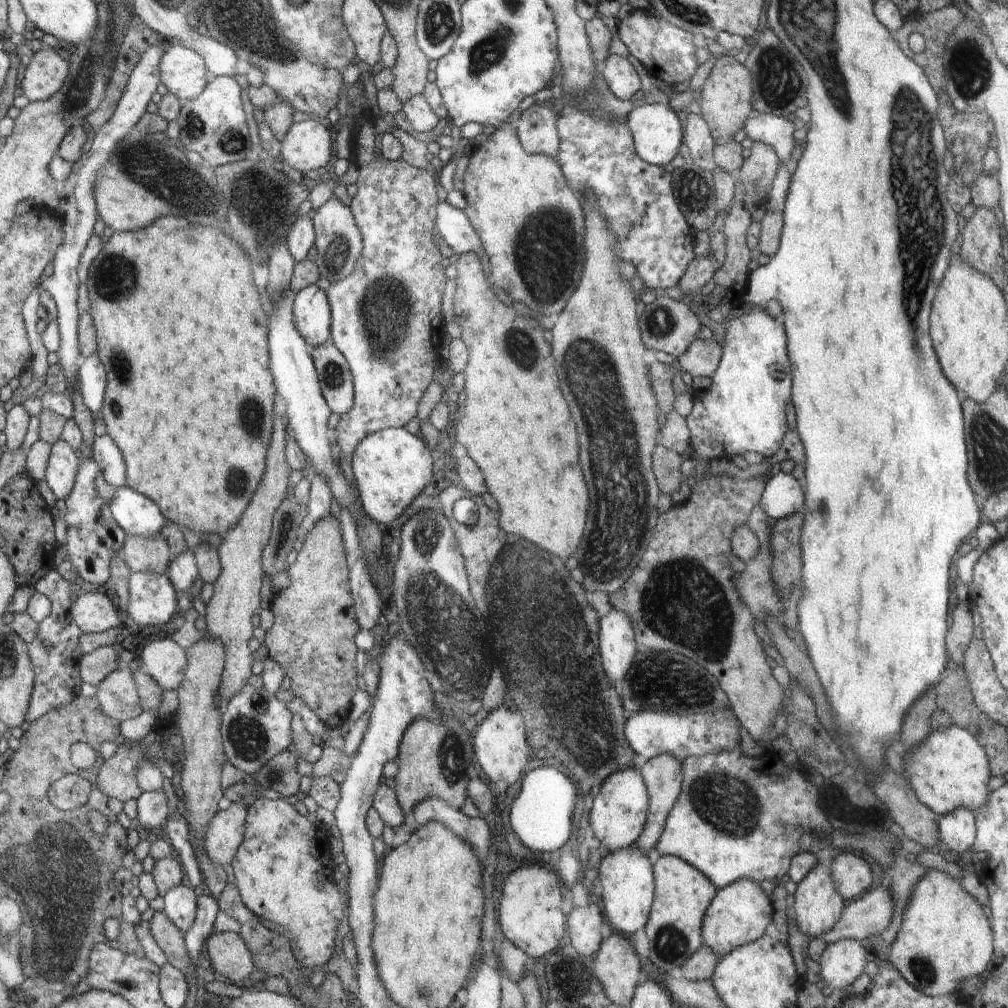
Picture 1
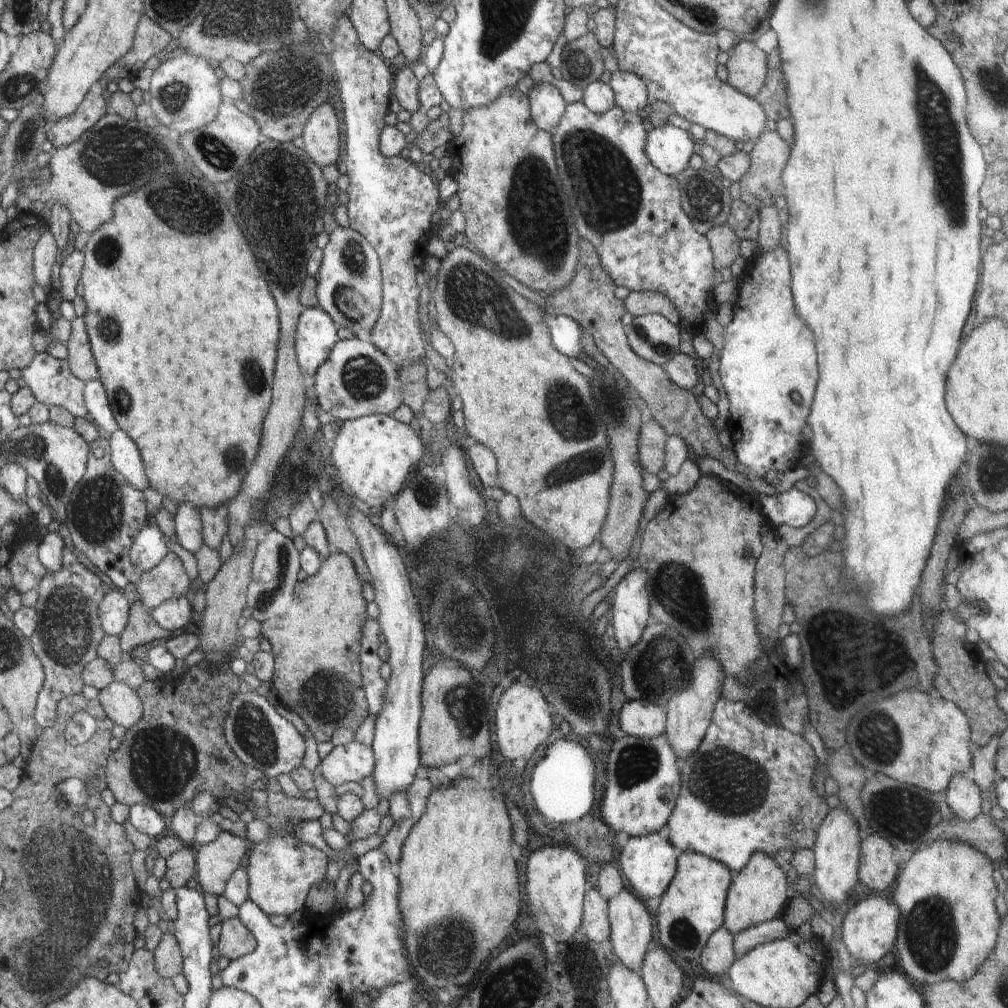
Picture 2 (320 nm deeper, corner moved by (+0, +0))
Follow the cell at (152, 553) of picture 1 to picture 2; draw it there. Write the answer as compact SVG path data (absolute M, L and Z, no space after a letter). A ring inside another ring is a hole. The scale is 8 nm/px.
M169 551L160 564L136 575L134 583L141 602L150 610L184 596L190 580L182 560Z

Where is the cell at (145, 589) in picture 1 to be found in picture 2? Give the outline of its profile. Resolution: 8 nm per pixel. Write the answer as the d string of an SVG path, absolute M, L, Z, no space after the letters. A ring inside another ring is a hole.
M180 596L176 600L168 600L168 603L150 609L149 613L162 629L170 630L174 636L176 630L182 630L190 622L192 606L188 598Z

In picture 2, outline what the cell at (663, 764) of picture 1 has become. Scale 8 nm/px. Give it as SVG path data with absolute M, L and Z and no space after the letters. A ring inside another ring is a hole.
M700 656L692 666L690 679L676 692L668 702L668 713L666 714L666 733L668 746L676 754L676 760L685 759L699 748L704 739L713 718L716 702L721 698L723 681L726 676L721 663L711 656Z

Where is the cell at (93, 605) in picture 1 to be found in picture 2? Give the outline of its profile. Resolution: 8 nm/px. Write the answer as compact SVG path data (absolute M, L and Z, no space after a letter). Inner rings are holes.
M122 591L104 594L98 604L98 616L106 635L120 635L127 627L130 619L131 605L127 602Z

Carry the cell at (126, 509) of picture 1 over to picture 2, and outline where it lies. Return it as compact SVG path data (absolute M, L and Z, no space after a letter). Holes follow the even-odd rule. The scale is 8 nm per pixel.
M156 516L149 519L146 518L144 526L140 526L130 548L130 561L136 566L137 575L160 564L169 552L164 534L156 524Z

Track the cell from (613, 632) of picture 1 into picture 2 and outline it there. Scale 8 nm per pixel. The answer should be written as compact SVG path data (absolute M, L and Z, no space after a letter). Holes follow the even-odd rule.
M632 570L615 587L612 600L612 626L616 630L616 640L620 648L638 644L642 632L650 624L648 612L648 592L646 572Z

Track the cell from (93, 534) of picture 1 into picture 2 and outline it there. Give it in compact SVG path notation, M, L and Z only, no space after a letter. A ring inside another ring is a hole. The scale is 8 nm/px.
M98 438L90 444L90 455L83 479L71 493L66 525L76 552L81 552L115 584L119 591L135 581L136 566L130 561L130 548L147 516L143 492L132 488L110 462L109 440Z

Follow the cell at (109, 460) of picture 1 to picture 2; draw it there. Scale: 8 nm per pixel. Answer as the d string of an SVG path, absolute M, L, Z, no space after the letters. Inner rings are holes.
M116 430L110 436L109 448L112 467L124 476L132 488L142 491L150 487L140 452L126 432Z

